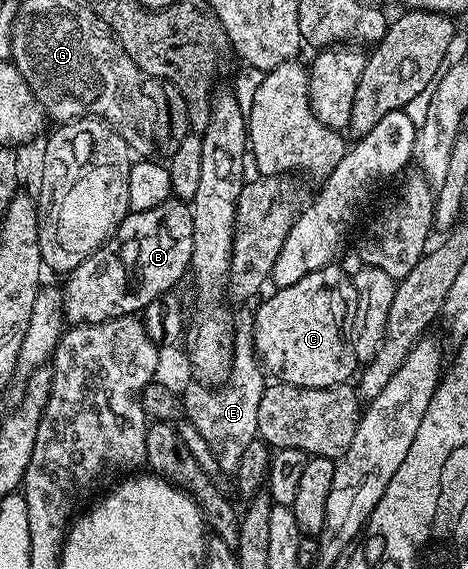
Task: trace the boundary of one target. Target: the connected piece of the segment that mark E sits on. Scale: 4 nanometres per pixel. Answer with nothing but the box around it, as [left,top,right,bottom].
[182,313,265,475]

